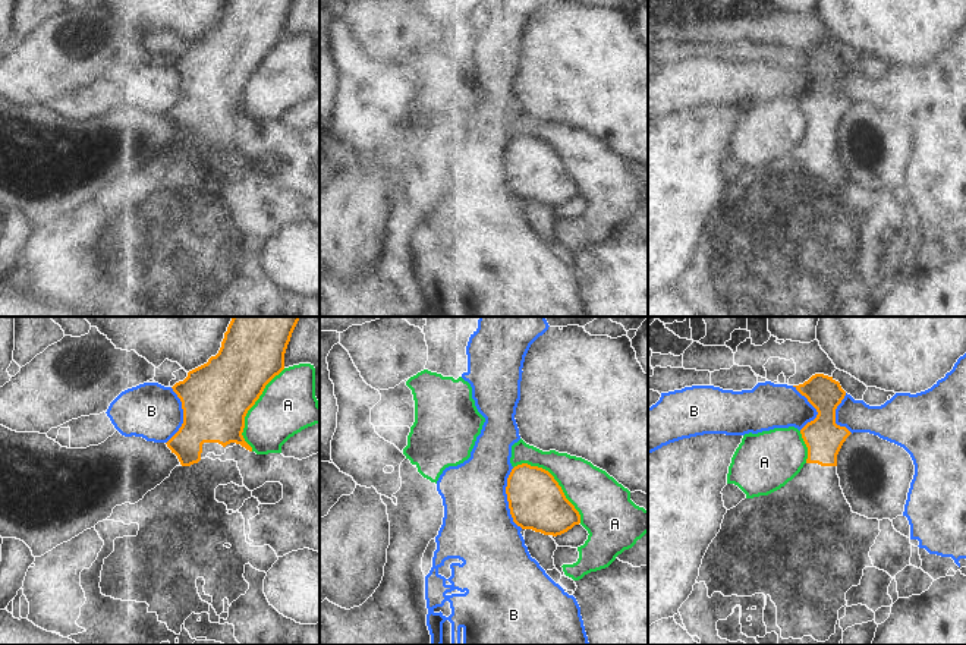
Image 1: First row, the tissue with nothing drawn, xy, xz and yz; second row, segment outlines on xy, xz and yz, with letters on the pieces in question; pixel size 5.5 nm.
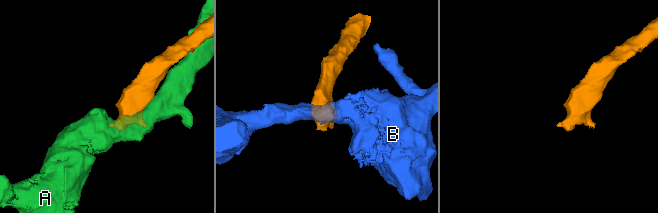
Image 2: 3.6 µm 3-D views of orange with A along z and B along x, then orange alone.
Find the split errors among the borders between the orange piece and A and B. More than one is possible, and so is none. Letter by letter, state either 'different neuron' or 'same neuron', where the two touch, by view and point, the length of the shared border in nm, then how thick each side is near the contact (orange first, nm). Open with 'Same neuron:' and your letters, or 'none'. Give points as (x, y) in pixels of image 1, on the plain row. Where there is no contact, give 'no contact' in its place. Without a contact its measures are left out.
Same neuron: none
A: different neuron; meets orange in xz at (554, 151); contact 480 nm long; 300 nm thick on the orange side, 260 nm on the other
B: different neuron; meets orange in xz at (507, 170); contact 340 nm long; 300 nm thick on the orange side, 380 nm on the other

